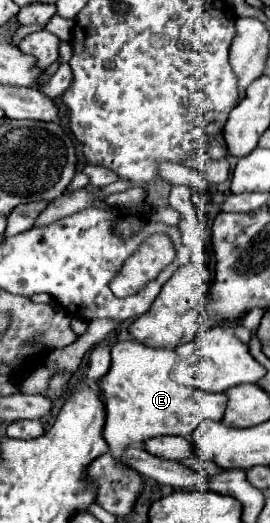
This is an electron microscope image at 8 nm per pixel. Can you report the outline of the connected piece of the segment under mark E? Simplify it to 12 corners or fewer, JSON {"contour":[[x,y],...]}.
{"contour":[[112,348],[104,438],[120,450],[188,436],[226,394],[176,384],[174,350]]}

